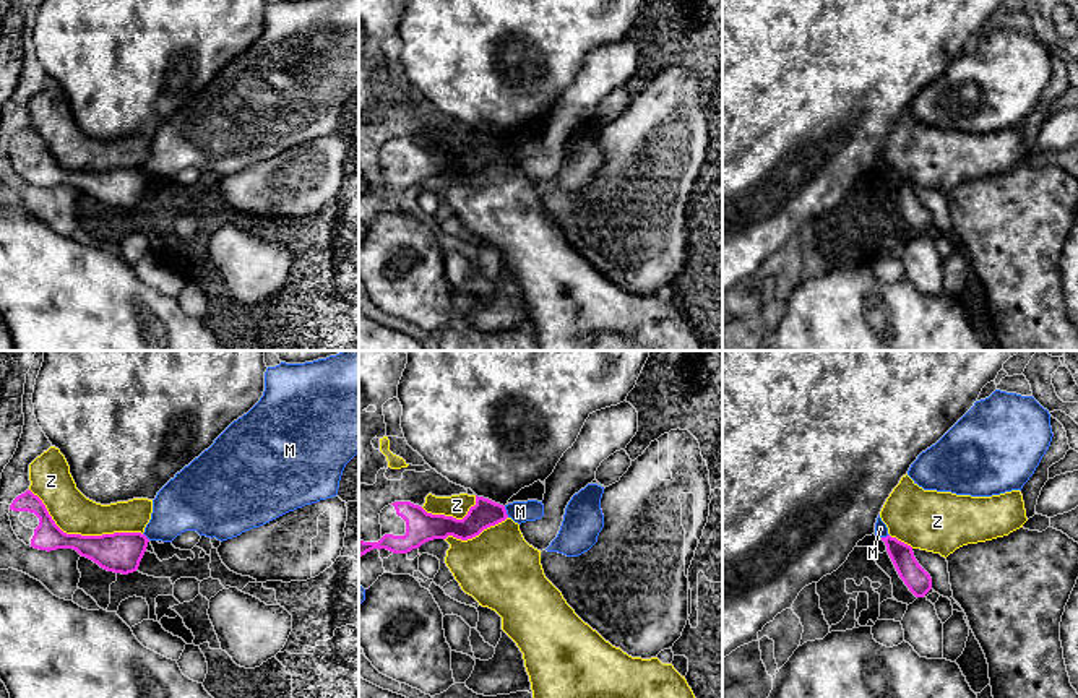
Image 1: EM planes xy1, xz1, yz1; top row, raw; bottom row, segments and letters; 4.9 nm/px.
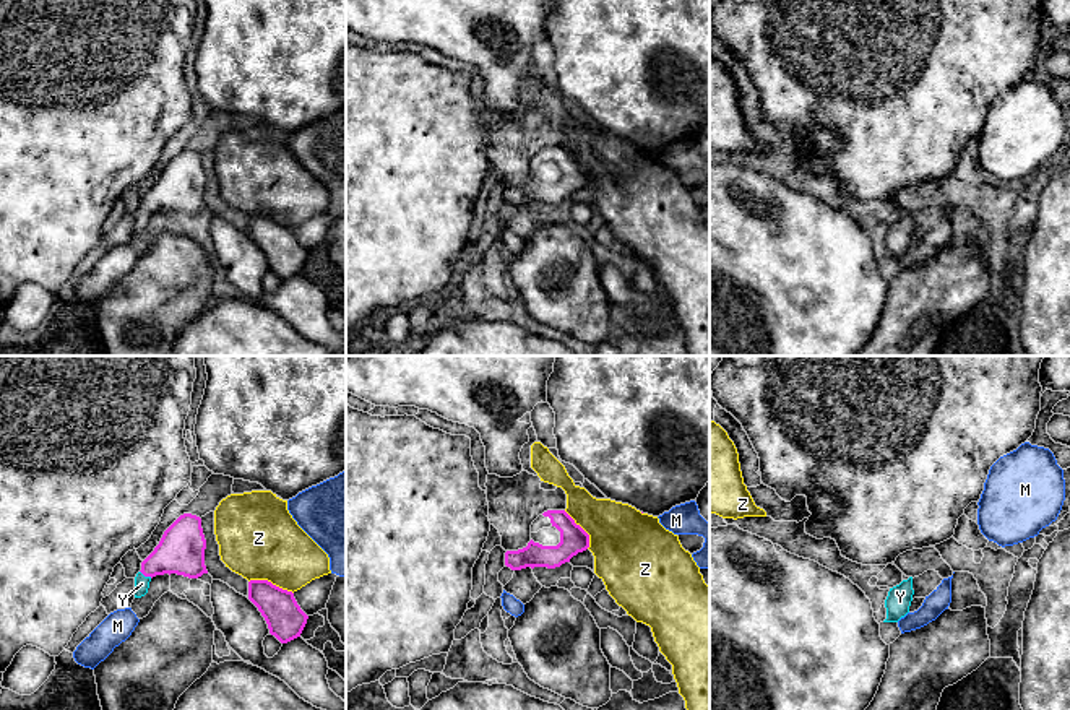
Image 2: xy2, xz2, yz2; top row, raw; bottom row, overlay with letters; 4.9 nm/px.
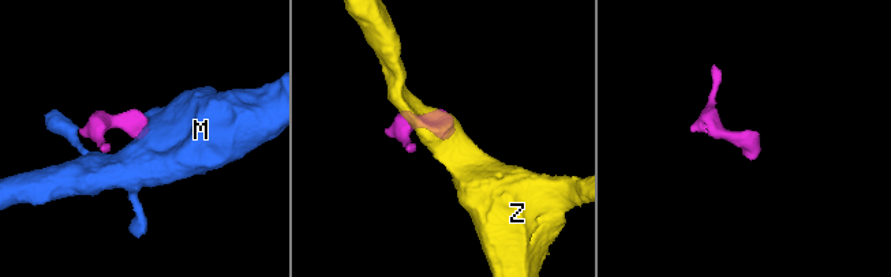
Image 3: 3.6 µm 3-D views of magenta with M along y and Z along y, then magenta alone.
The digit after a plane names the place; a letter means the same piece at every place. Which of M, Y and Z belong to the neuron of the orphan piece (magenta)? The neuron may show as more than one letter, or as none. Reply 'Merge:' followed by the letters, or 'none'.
Merge: Y

